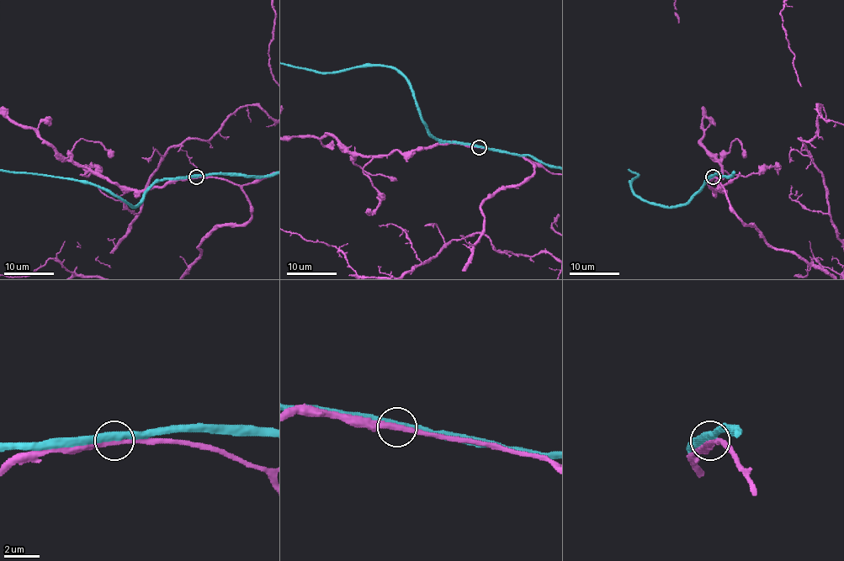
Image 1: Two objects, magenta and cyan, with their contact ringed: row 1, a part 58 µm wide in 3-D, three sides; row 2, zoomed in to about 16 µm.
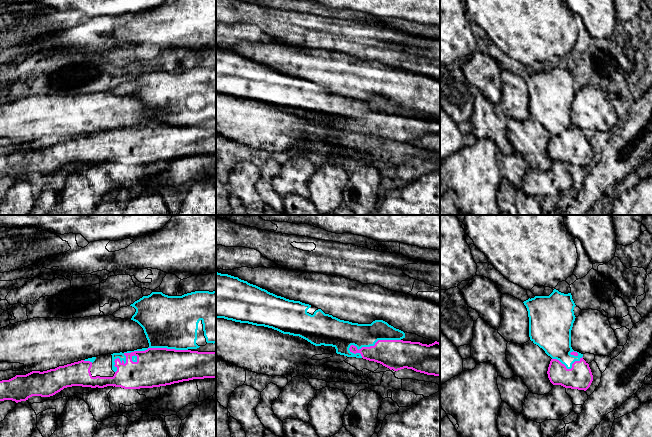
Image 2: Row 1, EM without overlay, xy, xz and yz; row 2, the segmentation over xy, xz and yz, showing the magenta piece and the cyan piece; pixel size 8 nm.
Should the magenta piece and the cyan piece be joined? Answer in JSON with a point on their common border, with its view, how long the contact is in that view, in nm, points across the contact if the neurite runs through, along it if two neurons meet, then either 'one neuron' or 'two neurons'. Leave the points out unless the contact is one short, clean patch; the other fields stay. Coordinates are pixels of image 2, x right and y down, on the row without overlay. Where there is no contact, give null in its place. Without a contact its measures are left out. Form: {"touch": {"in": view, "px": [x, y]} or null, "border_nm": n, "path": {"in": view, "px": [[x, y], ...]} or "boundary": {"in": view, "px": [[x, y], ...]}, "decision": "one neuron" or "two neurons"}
{"touch": {"in": "xy", "px": [145, 126]}, "border_nm": 600, "decision": "two neurons"}

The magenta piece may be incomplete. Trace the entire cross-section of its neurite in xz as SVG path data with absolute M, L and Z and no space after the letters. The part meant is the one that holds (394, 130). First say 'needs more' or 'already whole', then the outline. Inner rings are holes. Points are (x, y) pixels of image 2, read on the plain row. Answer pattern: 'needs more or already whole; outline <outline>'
already whole; outline M378 116L374 122L357 125L351 121L350 128L360 129L363 135L382 140L390 146L404 144L440 153L440 119L422 120L403 116Z

